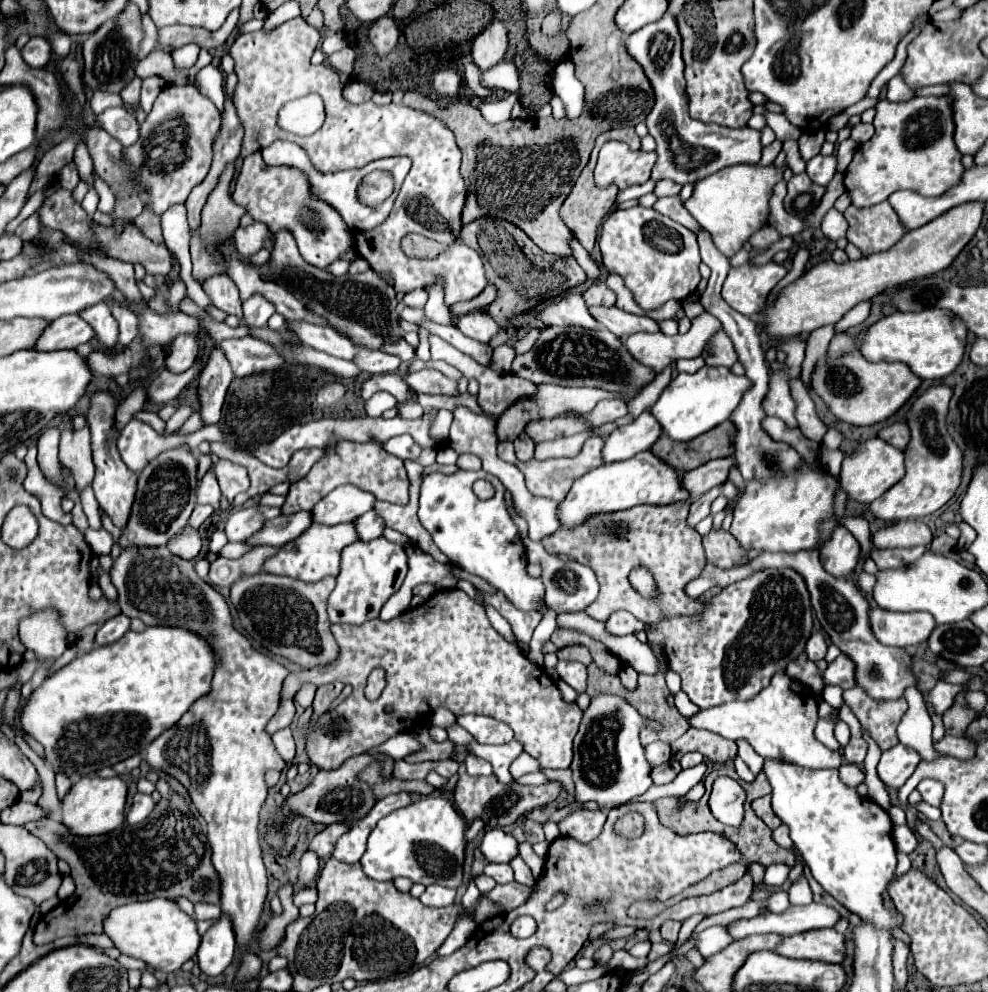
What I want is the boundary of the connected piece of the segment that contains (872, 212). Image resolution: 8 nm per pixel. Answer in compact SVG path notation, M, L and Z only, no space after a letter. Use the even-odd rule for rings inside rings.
M888 202L870 208L850 206L846 208L844 218L848 220L848 242L858 246L864 256L888 250L906 232Z

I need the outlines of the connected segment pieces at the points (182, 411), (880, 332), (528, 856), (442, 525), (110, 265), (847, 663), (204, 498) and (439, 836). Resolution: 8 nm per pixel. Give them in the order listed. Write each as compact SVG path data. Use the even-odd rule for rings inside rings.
M180 406L180 408L176 410L176 414L166 422L166 428L164 428L162 436L170 436L170 434L174 434L174 430L176 430L178 426L182 426L182 424L188 420L188 416L190 416L192 412L194 412L194 410L188 408L188 406Z
M930 308L920 312L894 312L868 328L860 352L870 362L904 362L922 380L940 380L960 366L966 352L966 338L966 324L950 310Z
M522 842L522 844L520 844L520 856L522 856L522 860L530 866L530 870L532 870L532 874L534 874L534 878L538 880L538 878L540 878L540 874L542 874L544 858L540 858L540 856L532 850L532 844L530 844L530 842Z
M432 472L424 478L424 486L420 490L420 508L418 518L422 526L434 538L434 544L450 558L452 564L462 566L464 570L482 576L490 586L502 590L502 594L522 612L546 612L550 610L544 602L544 582L542 578L534 578L526 572L526 548L522 544L518 526L506 504L506 488L498 478L478 472L456 472L456 474L440 474ZM478 480L490 480L494 486L494 496L488 500L480 500L472 492L472 484Z
M88 254L92 264L98 266L100 270L106 270L114 282L116 282L116 288L124 294L126 302L128 304L140 304L144 298L138 290L138 284L136 284L136 278L134 278L134 266L128 264L128 262L120 262L120 260L114 260L114 258L102 258L98 254Z
M840 654L828 668L824 670L824 682L836 684L840 688L854 688L856 686L856 664L846 658L846 654Z
M206 472L206 476L202 478L202 484L198 488L198 502L200 504L210 504L214 510L220 509L221 491L214 472Z
M442 796L420 798L378 820L376 828L368 836L368 848L360 858L362 870L368 878L380 882L392 882L394 878L404 876L414 884L440 884L456 890L462 886L464 876L466 828L468 822L450 800Z

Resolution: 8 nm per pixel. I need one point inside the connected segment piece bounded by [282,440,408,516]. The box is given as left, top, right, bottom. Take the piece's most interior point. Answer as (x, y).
(369, 465)

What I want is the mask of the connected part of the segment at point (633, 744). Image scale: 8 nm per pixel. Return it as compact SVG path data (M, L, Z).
M598 694L590 700L590 706L584 710L582 716L580 730L574 738L574 760L570 766L574 774L578 802L594 800L604 810L610 810L626 804L634 796L644 794L652 786L650 766L638 740L642 728L662 730L662 724L640 714L622 696Z

